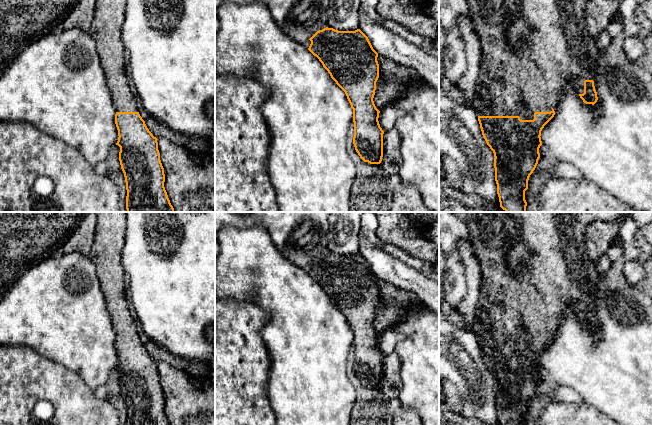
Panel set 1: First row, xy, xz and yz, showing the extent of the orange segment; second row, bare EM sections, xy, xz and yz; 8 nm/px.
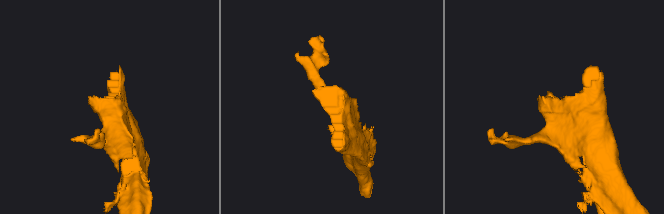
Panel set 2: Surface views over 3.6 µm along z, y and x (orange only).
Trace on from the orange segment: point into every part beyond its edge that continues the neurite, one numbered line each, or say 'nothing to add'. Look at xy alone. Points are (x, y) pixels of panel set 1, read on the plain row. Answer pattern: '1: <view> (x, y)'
1: xy (106, 253)

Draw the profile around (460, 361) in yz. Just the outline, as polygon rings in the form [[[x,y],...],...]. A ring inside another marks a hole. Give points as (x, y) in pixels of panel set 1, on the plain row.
[[[439,318],[439,378],[452,381],[463,399],[460,415],[499,425],[494,377],[487,369],[472,331]]]

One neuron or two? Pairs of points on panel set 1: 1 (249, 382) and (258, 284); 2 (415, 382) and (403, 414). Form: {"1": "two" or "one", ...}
{"1": "two", "2": "two"}

